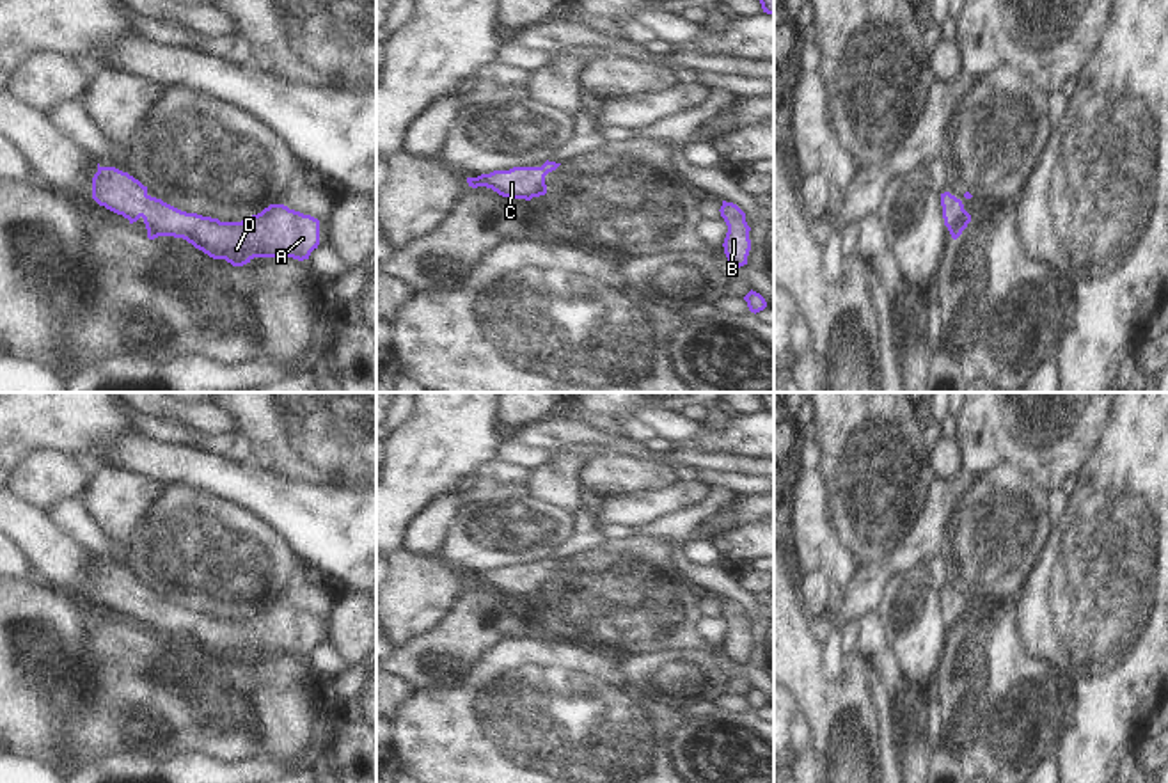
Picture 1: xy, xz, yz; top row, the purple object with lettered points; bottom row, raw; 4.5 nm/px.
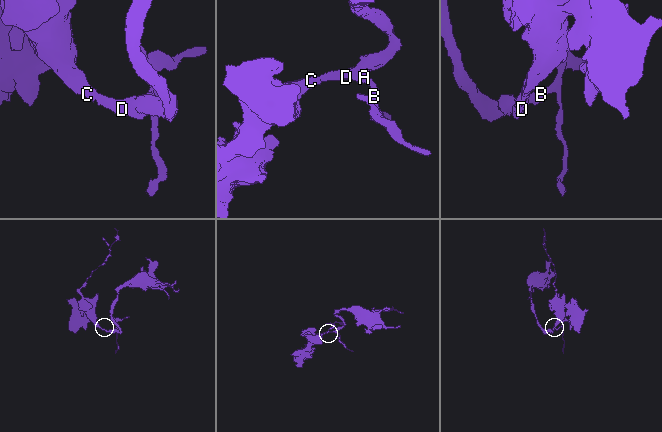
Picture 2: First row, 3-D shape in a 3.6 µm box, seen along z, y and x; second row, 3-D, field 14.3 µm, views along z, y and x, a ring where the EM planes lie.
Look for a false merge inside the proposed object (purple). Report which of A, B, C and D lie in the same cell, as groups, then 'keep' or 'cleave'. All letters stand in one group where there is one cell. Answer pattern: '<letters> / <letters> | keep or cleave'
A B C D | keep

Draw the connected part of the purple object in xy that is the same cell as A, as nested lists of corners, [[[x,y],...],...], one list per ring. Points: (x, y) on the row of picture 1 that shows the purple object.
[[[101,167],[92,178],[92,199],[122,215],[130,224],[144,218],[147,238],[183,238],[213,259],[243,266],[254,257],[309,259],[320,245],[320,220],[270,204],[241,222],[181,211],[162,199],[151,197],[147,186],[115,167]]]

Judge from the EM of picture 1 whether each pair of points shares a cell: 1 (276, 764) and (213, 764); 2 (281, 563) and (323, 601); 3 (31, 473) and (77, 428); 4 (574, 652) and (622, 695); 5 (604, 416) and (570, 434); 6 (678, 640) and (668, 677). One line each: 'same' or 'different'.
1: same
2: different
3: different
4: same
5: different
6: different

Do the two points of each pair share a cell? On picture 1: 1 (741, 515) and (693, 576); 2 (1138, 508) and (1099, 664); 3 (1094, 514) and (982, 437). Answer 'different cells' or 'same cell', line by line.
1: different cells
2: same cell
3: different cells

